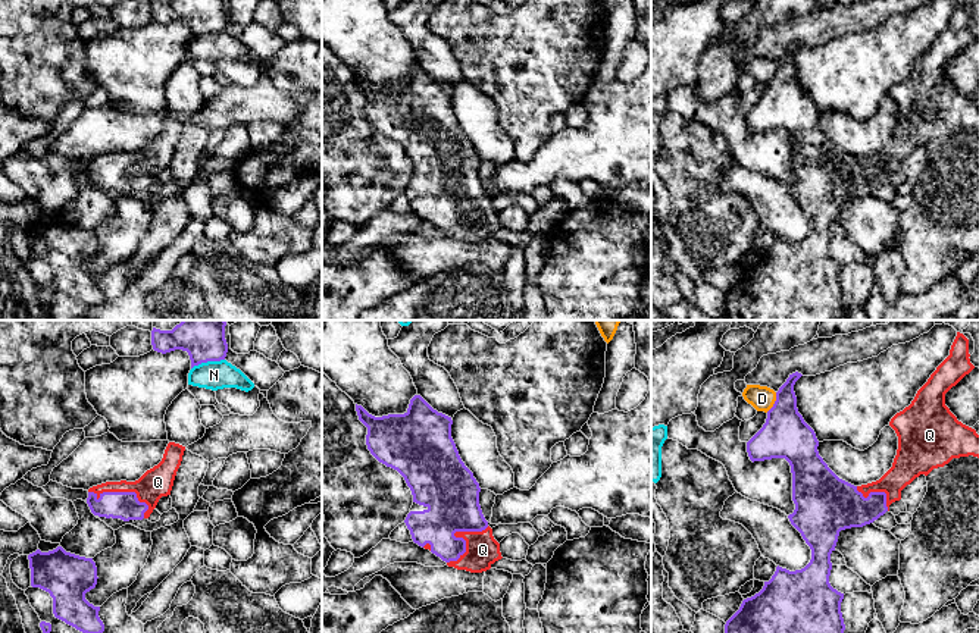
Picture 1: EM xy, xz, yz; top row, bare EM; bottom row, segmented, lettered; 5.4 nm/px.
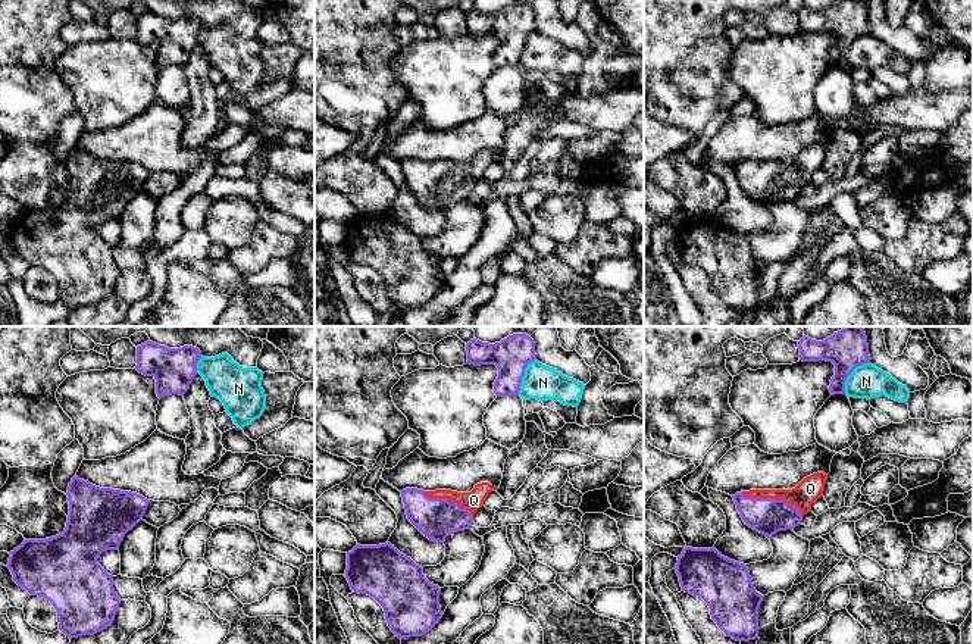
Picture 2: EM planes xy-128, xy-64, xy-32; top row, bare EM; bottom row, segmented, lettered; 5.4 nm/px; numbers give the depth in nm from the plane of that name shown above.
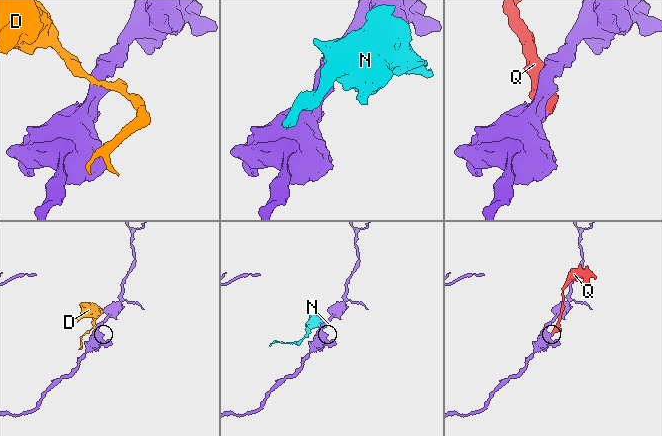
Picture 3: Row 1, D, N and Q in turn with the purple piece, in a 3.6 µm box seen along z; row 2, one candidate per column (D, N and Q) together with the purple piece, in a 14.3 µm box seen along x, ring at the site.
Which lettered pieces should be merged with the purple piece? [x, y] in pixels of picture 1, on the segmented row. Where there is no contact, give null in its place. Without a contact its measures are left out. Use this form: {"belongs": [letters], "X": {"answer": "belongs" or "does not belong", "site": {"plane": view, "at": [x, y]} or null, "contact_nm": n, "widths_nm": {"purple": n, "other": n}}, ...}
{"belongs": ["Q"], "D": {"answer": "does not belong", "site": {"plane": "yz", "at": [775, 403]}, "contact_nm": 130, "widths_nm": {"purple": 260, "other": 140}}, "N": {"answer": "does not belong", "site": {"plane": "xy", "at": [208, 360]}, "contact_nm": 190, "widths_nm": {"purple": 260, "other": 160}}, "Q": {"answer": "belongs", "site": {"plane": "xy", "at": [121, 492]}, "contact_nm": 340, "widths_nm": {"purple": 160, "other": 170}}}

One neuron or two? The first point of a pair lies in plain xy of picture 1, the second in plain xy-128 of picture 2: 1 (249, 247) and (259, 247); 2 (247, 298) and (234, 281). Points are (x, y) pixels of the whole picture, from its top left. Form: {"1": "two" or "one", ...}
{"1": "one", "2": "one"}

